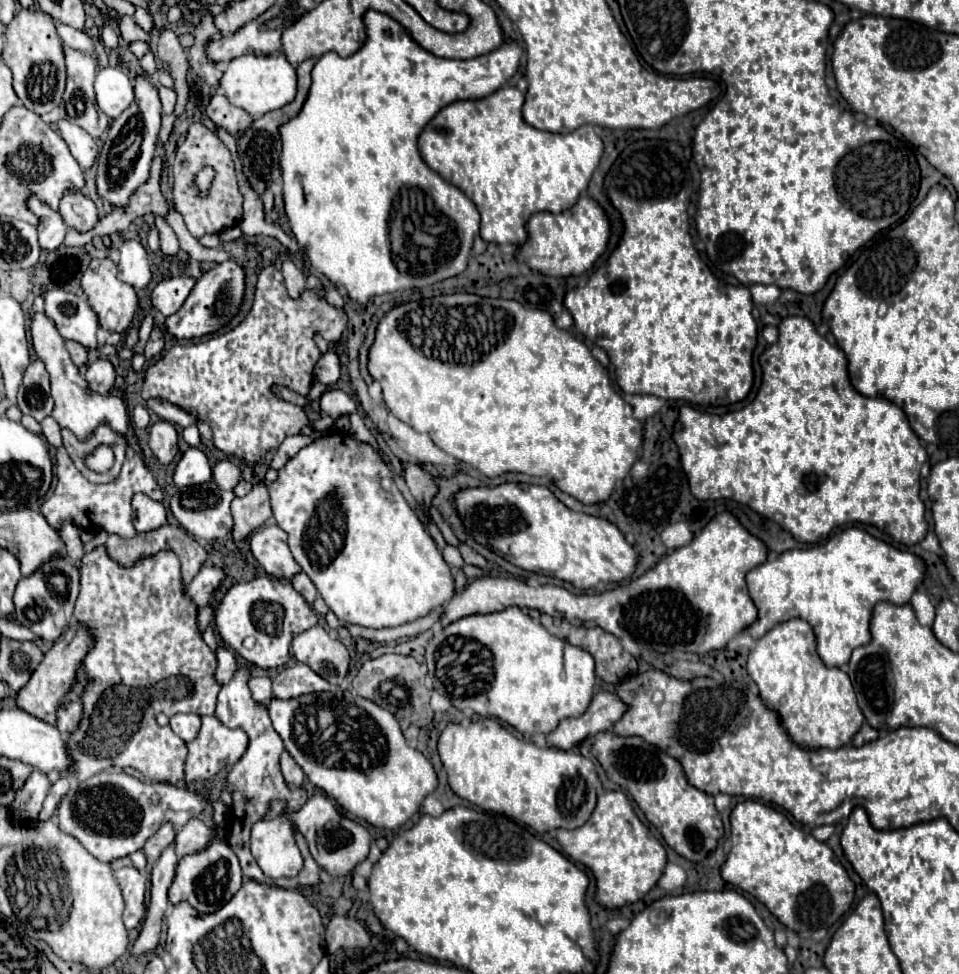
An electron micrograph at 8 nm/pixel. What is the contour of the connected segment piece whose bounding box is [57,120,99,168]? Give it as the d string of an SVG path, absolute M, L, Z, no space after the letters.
M57 120L57 130L63 136L63 140L67 142L67 146L69 146L71 154L75 156L75 160L79 162L79 166L91 168L99 154L97 142L87 132L83 132L83 128L79 128L77 124L71 124L69 120Z

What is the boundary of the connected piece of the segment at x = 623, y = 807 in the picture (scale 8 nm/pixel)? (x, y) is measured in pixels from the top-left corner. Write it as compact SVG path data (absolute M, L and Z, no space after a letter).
M623 792L601 794L591 818L581 828L559 830L557 840L567 856L591 868L597 880L597 898L607 908L639 902L657 884L667 864L663 844L637 818Z

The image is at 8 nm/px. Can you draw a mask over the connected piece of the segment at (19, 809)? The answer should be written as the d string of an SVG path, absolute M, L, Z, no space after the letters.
M35 770L15 796L13 816L17 820L35 820L49 790L51 790L51 780L47 778L47 774Z

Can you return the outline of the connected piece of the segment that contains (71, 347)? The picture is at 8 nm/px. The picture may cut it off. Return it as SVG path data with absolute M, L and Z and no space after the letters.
M67 340L65 346L67 346L67 350L69 350L69 354L71 354L71 360L73 360L75 366L83 366L83 364L87 362L87 348L83 348L79 342Z

